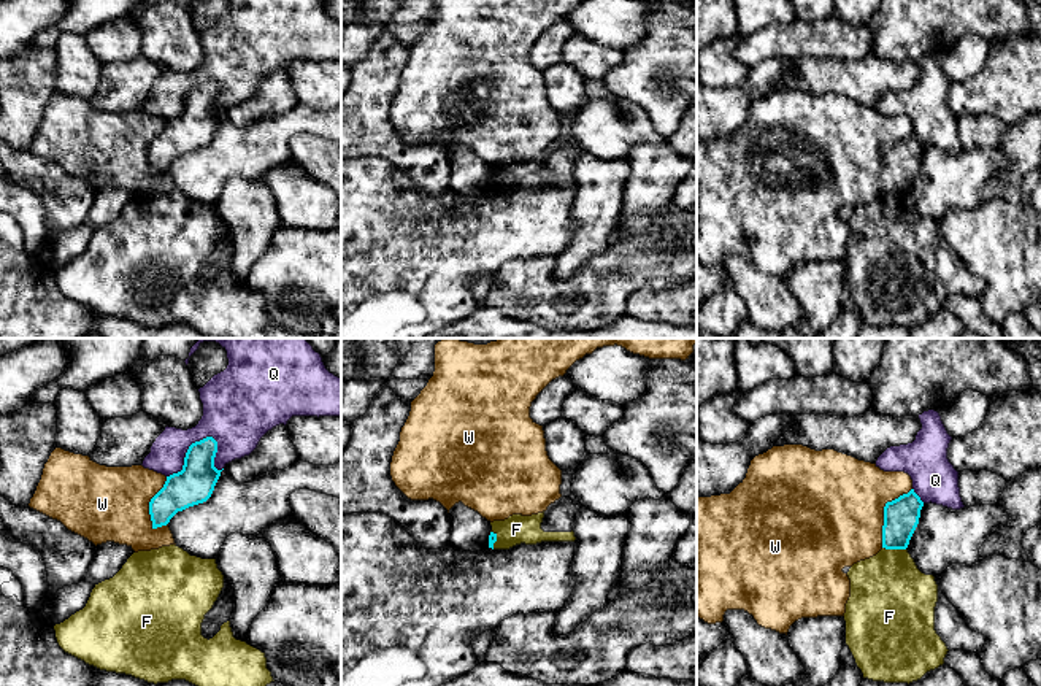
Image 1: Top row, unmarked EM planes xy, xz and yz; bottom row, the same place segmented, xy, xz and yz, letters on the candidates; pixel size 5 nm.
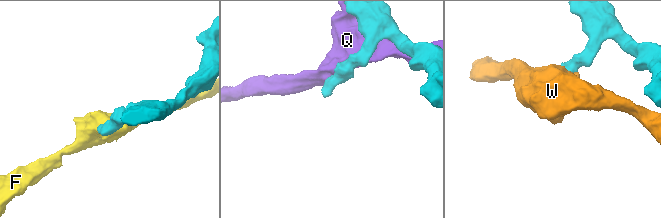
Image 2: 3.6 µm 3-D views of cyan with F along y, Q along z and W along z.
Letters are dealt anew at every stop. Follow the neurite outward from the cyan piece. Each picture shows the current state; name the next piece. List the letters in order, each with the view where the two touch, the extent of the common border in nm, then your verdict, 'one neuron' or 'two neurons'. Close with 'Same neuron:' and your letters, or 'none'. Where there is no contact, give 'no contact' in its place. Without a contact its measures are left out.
F: meets cyan in yz; contact 120 nm long; two neurons
Q: meets cyan in xy; contact 320 nm long; two neurons
W: meets cyan in yz; contact 340 nm long; two neurons
Same neuron: none

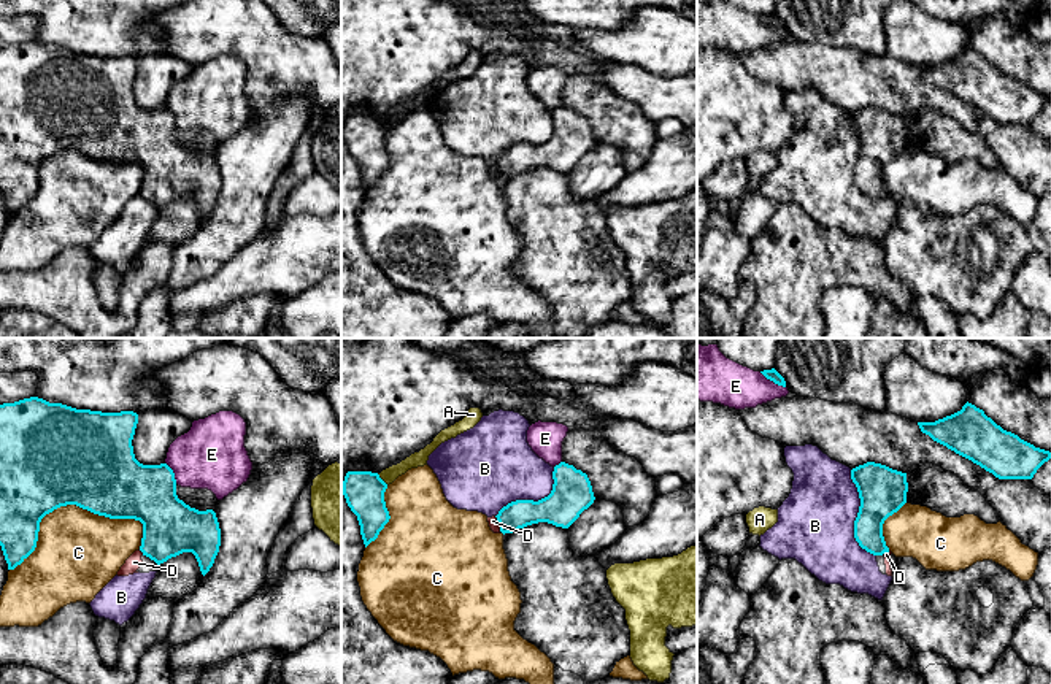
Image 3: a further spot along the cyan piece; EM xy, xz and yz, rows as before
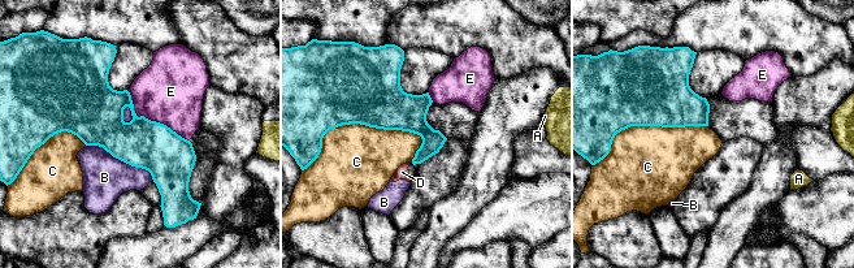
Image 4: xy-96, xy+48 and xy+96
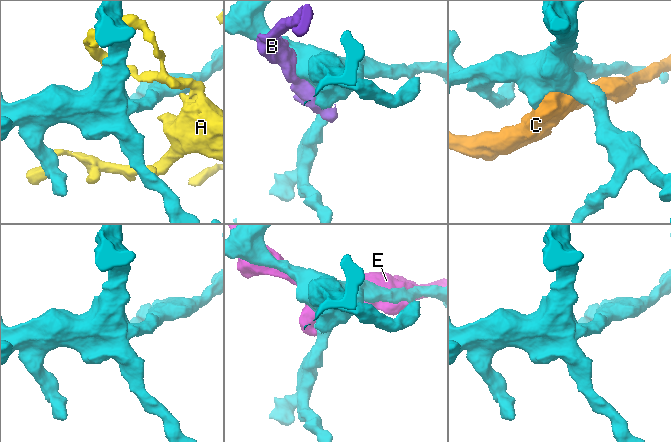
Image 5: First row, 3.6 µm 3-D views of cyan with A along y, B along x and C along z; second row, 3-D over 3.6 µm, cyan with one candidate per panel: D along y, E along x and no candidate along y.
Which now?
A: meets cyan in xz; contact 90 nm long; two neurons
B: meets cyan in yz; contact 460 nm long; two neurons
C: meets cyan in xy; contact 700 nm long; two neurons
D: meets cyan in xz; contact 90 nm long; two neurons
E: meets cyan in yz; contact 160 nm long; two neurons
Same neuron: none

